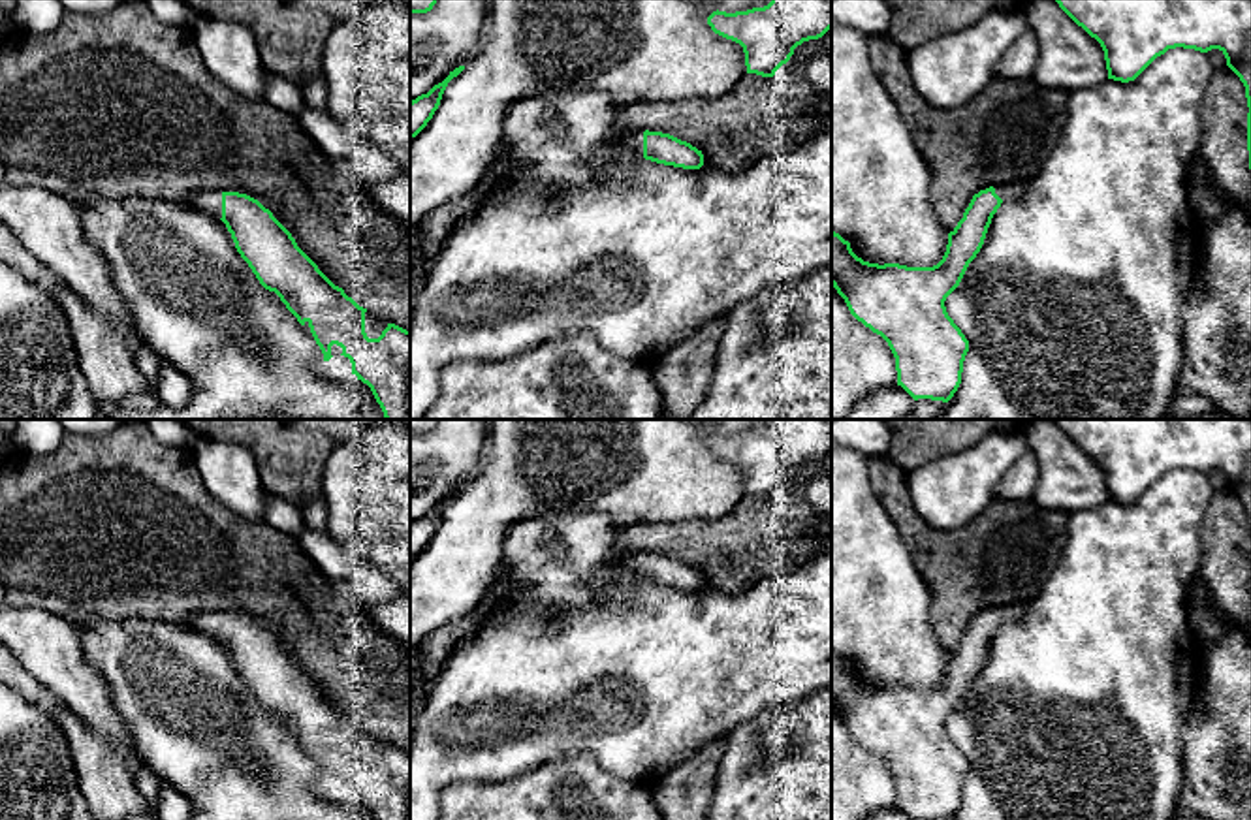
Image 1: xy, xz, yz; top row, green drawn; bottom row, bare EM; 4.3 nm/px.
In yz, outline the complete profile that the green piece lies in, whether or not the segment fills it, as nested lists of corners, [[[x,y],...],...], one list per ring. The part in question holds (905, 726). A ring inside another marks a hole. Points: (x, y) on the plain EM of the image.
[[[1023,604],[995,606],[974,615],[963,639],[948,654],[942,681],[933,688],[863,683],[852,673],[848,662],[831,653],[831,707],[845,720],[850,735],[888,764],[895,779],[897,807],[912,820],[952,820],[958,812],[969,762],[948,737],[944,722],[980,673],[1001,624],[1020,619],[1025,607]]]

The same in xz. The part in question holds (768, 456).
[[[771,419],[764,429],[713,433],[711,451],[743,468],[747,495],[773,498],[794,470],[831,449],[831,419]]]

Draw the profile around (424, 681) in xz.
[[[421,666],[418,671],[418,679],[412,688],[412,698],[410,698],[410,730],[416,724],[420,711],[427,700],[427,694],[435,683],[435,673],[427,673],[425,668]]]

